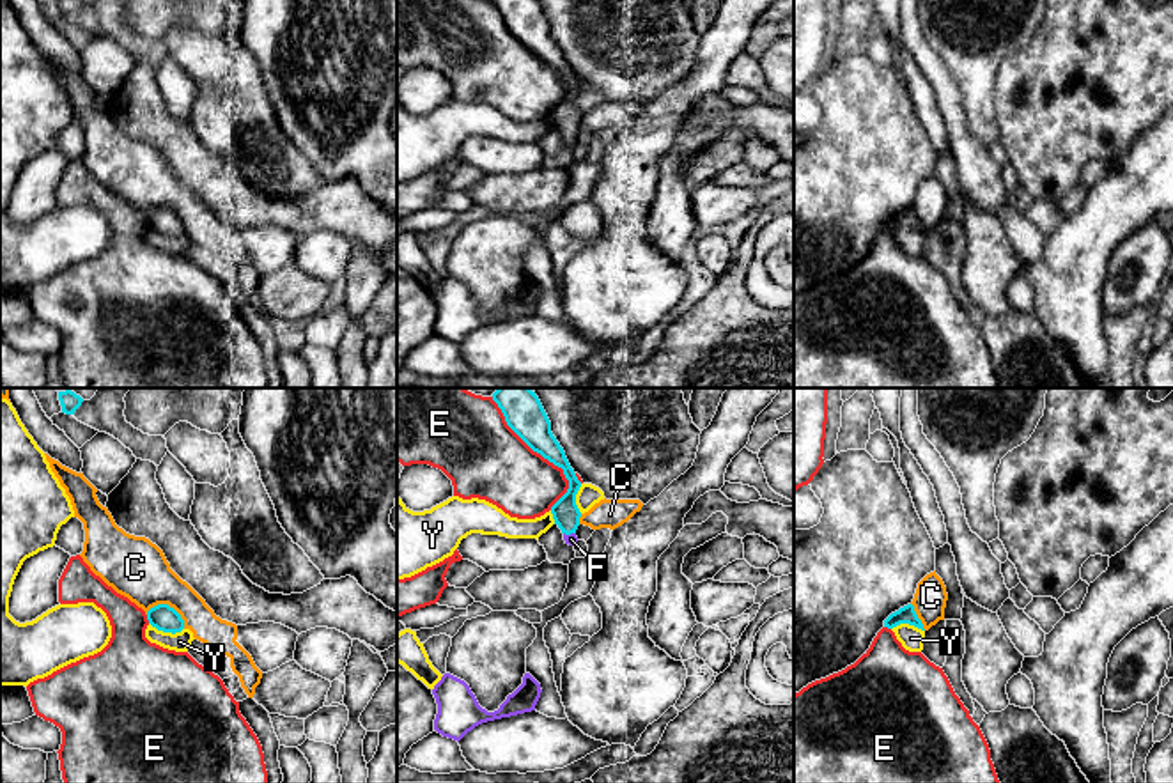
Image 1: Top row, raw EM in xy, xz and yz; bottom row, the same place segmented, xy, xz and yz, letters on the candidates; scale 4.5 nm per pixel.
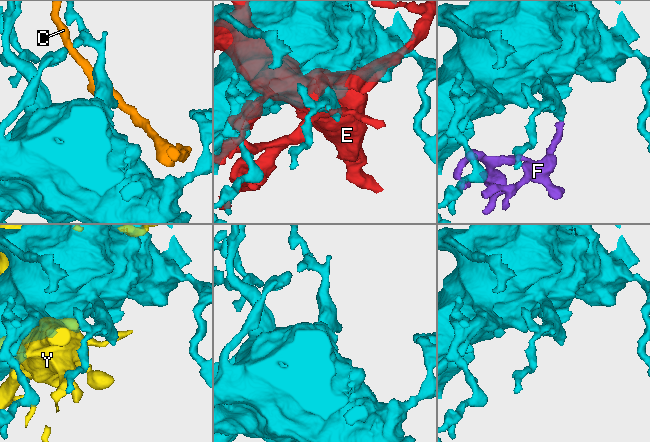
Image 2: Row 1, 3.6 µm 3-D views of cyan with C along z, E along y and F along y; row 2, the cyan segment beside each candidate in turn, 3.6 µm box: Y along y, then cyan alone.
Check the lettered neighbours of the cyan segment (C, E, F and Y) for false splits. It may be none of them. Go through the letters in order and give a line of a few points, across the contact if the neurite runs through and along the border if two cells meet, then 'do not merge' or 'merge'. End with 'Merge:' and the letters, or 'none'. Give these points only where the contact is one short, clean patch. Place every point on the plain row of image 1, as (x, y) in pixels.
C: do not merge
E: do not merge
F: line xz (566, 116), (569, 137), (571, 142); merge
Y: do not merge
Merge: F

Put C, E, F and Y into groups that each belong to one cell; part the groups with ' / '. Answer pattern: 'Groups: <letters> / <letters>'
Groups: C / E / F / Y

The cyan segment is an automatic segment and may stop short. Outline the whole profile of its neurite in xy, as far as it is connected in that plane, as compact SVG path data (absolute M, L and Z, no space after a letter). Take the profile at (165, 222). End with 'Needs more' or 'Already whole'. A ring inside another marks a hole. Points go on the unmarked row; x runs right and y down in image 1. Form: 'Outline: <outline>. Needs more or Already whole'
Outline: M158 207L147 214L147 223L152 230L163 236L181 236L184 232L184 223L168 207Z. Already whole

